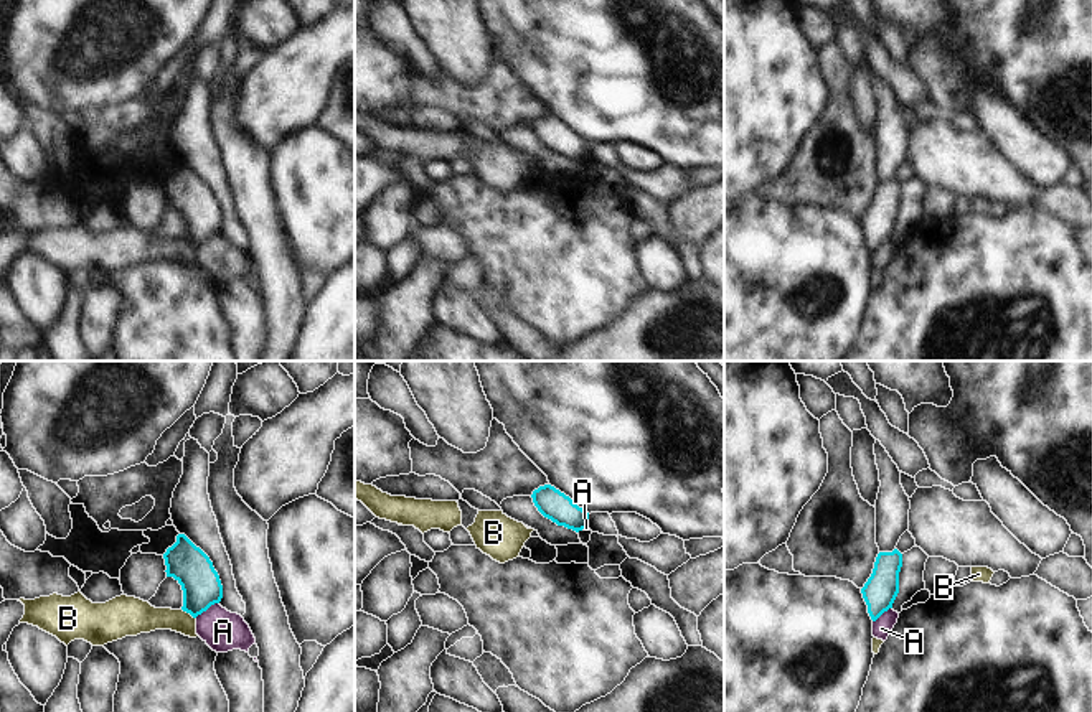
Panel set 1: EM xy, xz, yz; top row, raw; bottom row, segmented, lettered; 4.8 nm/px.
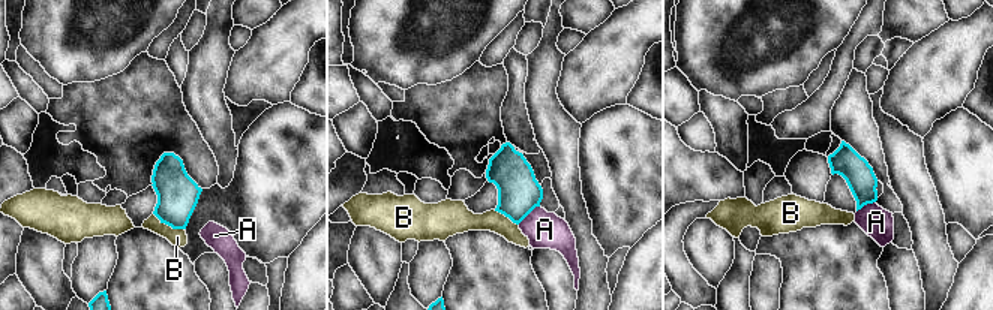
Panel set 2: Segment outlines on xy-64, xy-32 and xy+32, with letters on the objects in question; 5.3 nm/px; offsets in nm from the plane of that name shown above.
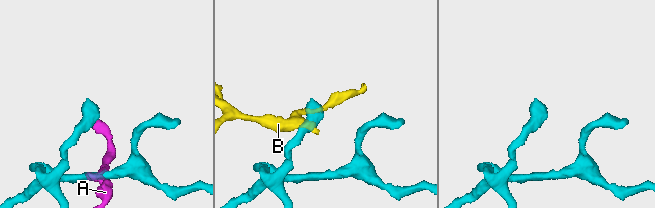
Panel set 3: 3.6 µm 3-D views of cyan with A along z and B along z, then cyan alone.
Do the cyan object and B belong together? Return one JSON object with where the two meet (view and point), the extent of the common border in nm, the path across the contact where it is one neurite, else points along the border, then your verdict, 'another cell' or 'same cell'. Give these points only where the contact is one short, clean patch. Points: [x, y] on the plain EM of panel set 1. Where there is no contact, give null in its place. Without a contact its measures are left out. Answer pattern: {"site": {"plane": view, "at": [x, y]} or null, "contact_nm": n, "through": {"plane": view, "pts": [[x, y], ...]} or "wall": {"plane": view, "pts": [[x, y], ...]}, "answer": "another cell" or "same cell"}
{"site": {"plane": "xy", "at": [188, 243]}, "contact_nm": 90, "wall": {"plane": "xy", "pts": [[182, 239], [195, 249]]}, "answer": "another cell"}

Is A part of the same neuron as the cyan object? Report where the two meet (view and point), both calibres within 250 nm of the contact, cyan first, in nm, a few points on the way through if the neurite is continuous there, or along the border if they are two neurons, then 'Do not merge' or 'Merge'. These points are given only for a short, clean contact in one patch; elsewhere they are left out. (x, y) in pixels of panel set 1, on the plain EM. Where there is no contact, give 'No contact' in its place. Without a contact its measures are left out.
Touches cyan at xy (207, 239). Thickness 190 nm (cyan) against 200 nm. Boundary: xy (218, 233), (195, 248). Do not merge.

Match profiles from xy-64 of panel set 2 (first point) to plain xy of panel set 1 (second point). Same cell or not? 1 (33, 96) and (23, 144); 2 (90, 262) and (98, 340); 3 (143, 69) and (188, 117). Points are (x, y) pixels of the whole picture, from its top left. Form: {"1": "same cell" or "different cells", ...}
{"1": "different cells", "2": "same cell", "3": "different cells"}

